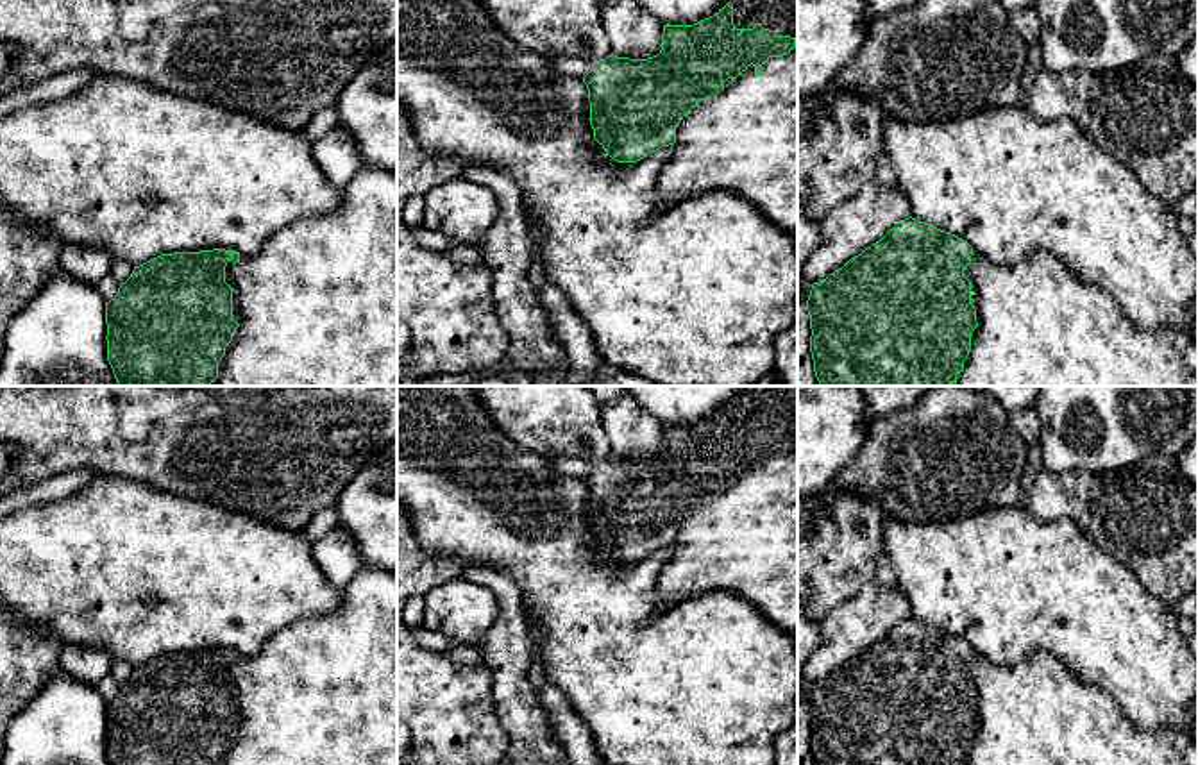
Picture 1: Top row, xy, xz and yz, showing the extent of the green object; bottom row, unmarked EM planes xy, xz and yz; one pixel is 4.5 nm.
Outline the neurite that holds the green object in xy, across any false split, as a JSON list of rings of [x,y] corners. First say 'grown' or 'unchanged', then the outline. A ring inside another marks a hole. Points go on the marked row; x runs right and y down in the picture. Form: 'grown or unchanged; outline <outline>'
grown; outline [[[363,164],[336,211],[288,225],[254,256],[213,248],[161,254],[134,266],[118,293],[105,302],[105,324],[107,361],[118,386],[397,386],[397,173]]]

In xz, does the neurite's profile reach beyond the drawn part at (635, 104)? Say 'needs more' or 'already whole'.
needs more

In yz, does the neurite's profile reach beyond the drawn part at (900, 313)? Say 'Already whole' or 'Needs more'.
Needs more

